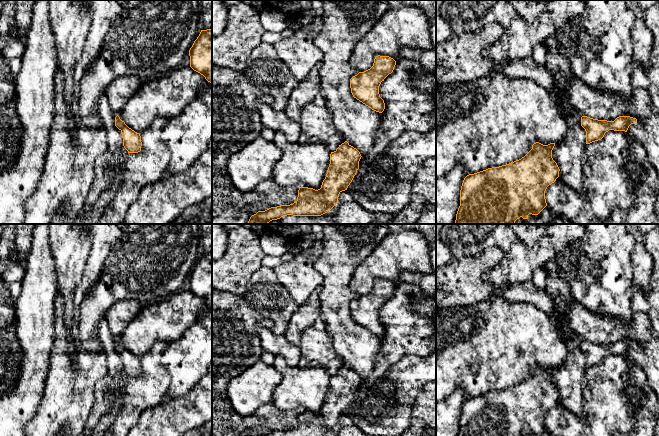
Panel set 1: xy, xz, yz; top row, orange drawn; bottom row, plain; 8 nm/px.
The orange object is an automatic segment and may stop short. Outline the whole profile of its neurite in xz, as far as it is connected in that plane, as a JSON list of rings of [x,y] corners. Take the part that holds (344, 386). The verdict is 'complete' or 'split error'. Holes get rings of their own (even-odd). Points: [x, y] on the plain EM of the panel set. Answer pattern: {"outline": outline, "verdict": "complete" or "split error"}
{"outline": [[[345,365],[334,376],[331,376],[330,388],[320,413],[299,411],[297,425],[293,428],[271,431],[265,435],[258,436],[328,436],[337,428],[339,418],[347,414],[352,406],[359,393],[361,381],[360,376]]], "verdict": "complete"}

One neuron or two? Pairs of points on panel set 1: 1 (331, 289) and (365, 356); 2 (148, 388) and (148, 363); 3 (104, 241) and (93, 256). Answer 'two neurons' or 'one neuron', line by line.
1: one neuron
2: one neuron
3: one neuron

